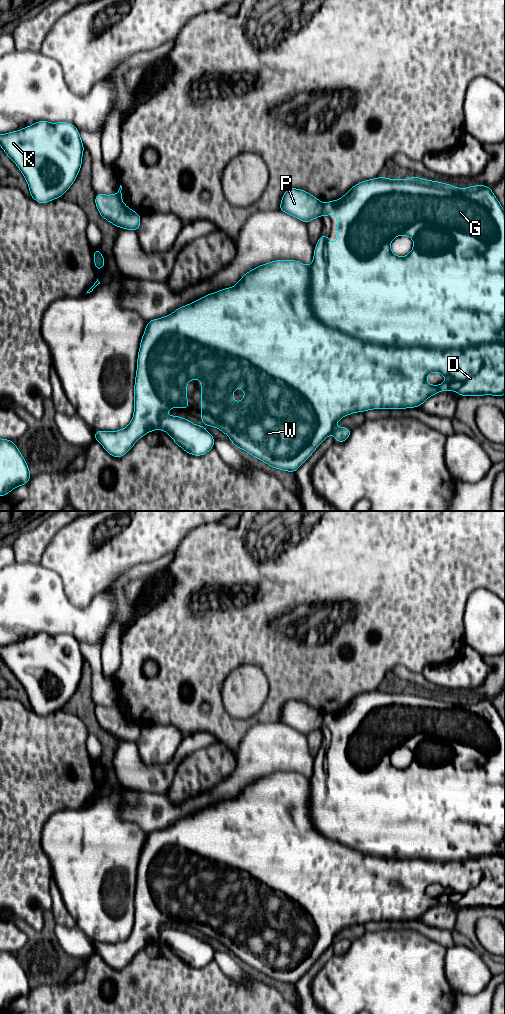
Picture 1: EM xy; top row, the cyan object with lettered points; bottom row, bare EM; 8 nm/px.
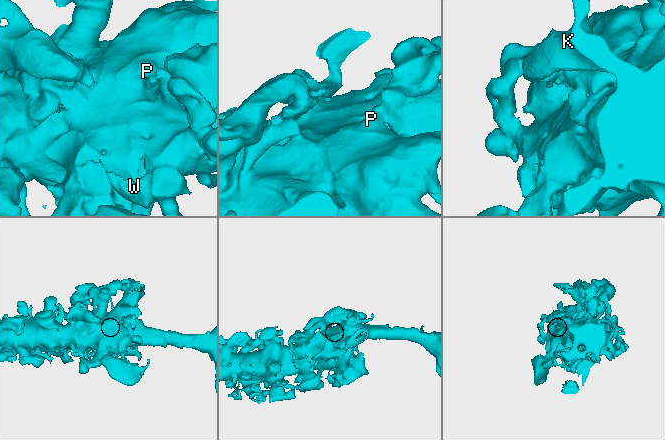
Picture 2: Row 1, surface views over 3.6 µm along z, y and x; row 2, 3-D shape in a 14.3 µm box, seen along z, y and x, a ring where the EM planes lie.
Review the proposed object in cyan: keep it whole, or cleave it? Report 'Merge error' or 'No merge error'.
Merge error

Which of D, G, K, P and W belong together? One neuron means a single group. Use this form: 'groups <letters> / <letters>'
groups D K P W / G

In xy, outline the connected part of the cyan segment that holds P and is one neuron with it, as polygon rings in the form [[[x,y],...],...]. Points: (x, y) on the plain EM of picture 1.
[[[288,700],[282,708],[278,722],[307,736],[309,733],[322,728],[323,715],[304,702]]]

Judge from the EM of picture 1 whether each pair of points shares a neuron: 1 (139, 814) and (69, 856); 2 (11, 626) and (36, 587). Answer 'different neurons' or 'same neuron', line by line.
1: different neurons
2: same neuron

